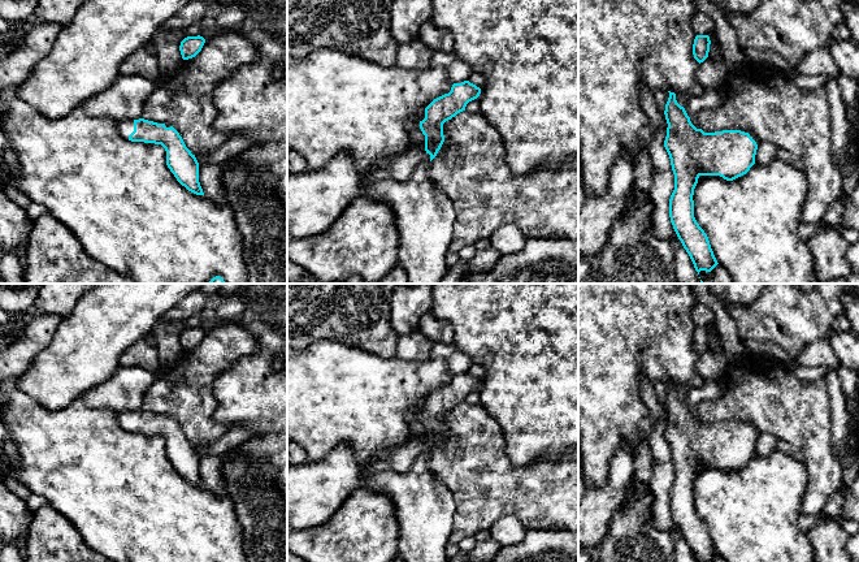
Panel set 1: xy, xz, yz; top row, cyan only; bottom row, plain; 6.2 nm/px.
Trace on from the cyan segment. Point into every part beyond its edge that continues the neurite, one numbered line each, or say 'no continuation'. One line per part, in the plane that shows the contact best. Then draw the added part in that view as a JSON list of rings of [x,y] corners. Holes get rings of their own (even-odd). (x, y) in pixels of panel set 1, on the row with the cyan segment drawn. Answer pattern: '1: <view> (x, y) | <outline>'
1: xy (125, 128) | [[[134,120],[117,121],[117,130],[123,139],[129,140],[129,135],[134,131]]]

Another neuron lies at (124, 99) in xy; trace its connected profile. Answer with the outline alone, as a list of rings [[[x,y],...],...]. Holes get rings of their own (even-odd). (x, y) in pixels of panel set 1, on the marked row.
[[[121,74],[108,88],[88,98],[82,107],[92,117],[139,120],[144,103],[155,88],[155,83],[142,75]]]

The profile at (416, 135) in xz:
[[[412,117],[407,121],[407,126],[409,130],[409,139],[411,139],[409,147],[402,154],[379,156],[372,161],[373,164],[385,164],[398,156],[402,156],[407,152],[412,151],[413,148],[418,147],[420,144],[425,146],[425,135],[422,134],[422,131],[420,129],[420,121],[417,121],[416,118]]]

